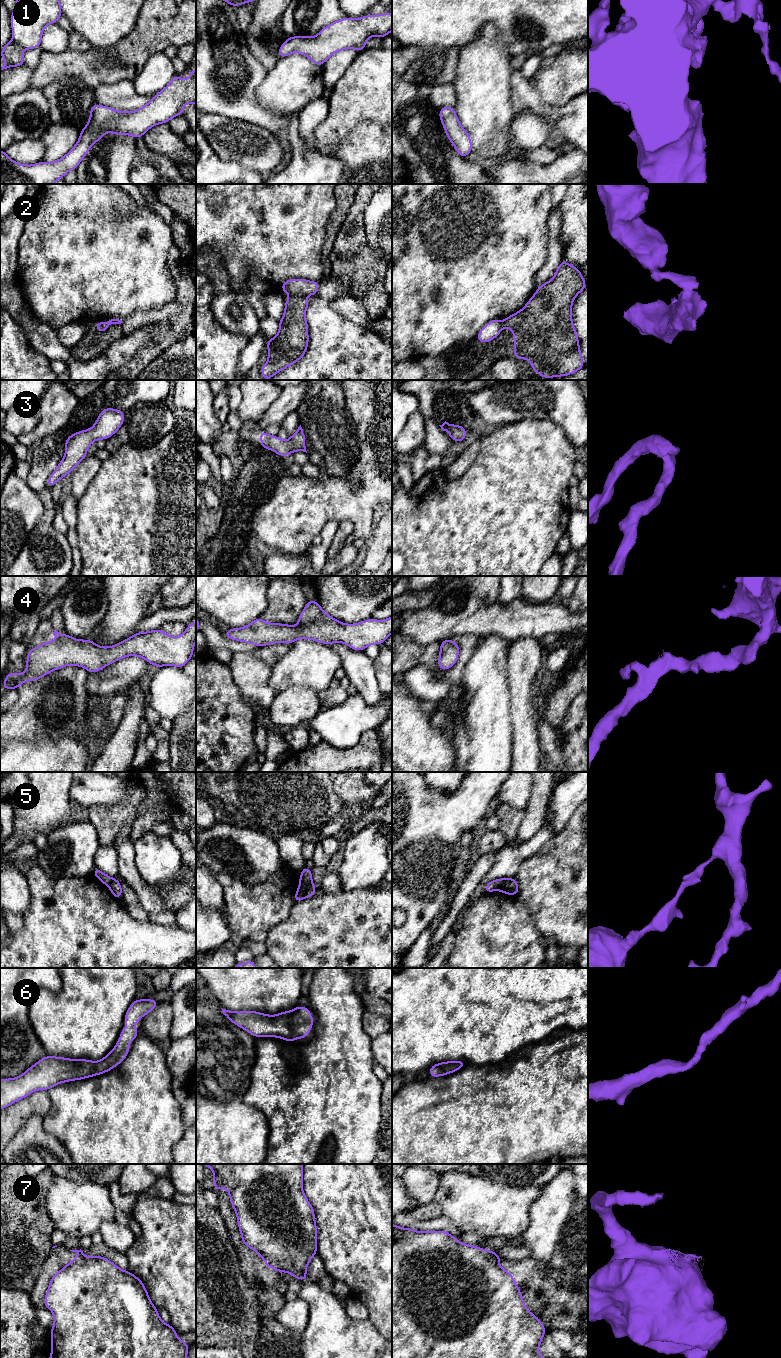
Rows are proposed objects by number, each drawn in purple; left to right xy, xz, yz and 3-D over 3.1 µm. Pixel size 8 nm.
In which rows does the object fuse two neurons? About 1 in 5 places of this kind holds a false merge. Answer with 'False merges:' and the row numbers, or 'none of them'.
False merges: 2, 5, 7

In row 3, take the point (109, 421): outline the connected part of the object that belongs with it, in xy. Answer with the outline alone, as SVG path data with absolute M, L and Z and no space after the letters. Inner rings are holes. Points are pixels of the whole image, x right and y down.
M104 408L91 429L76 432L66 438L65 457L60 460L55 471L49 476L47 487L52 488L58 480L73 471L86 457L92 442L107 440L122 426L125 419L124 412L114 408Z

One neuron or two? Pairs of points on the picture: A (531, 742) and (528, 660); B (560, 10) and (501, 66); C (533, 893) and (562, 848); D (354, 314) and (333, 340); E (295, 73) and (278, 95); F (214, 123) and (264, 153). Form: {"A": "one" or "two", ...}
{"A": "one", "B": "two", "C": "one", "D": "two", "E": "one", "F": "one"}

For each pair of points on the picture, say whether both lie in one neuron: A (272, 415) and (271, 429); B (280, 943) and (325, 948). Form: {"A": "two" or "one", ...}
{"A": "two", "B": "one"}

